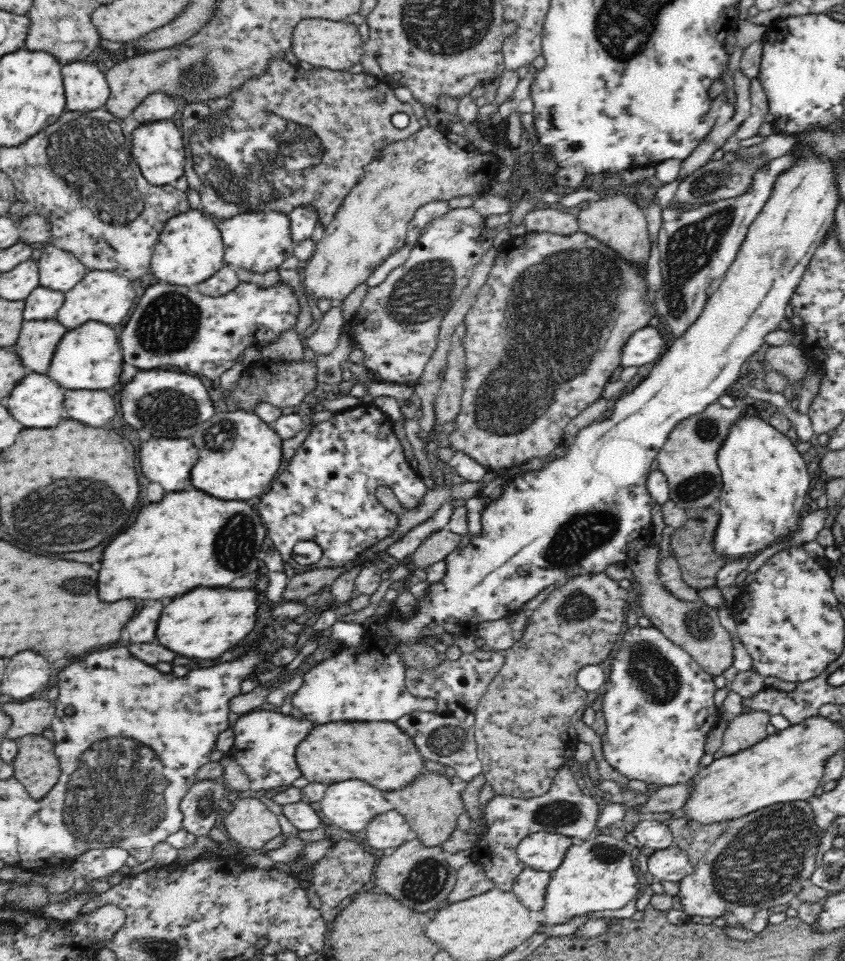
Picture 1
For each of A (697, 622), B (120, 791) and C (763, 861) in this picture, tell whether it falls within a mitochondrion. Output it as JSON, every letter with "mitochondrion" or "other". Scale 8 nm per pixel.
{"A":"mitochondrion","B":"mitochondrion","C":"mitochondrion"}

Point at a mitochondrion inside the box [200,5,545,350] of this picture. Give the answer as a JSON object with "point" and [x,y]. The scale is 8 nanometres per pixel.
{"point":[423,292]}

